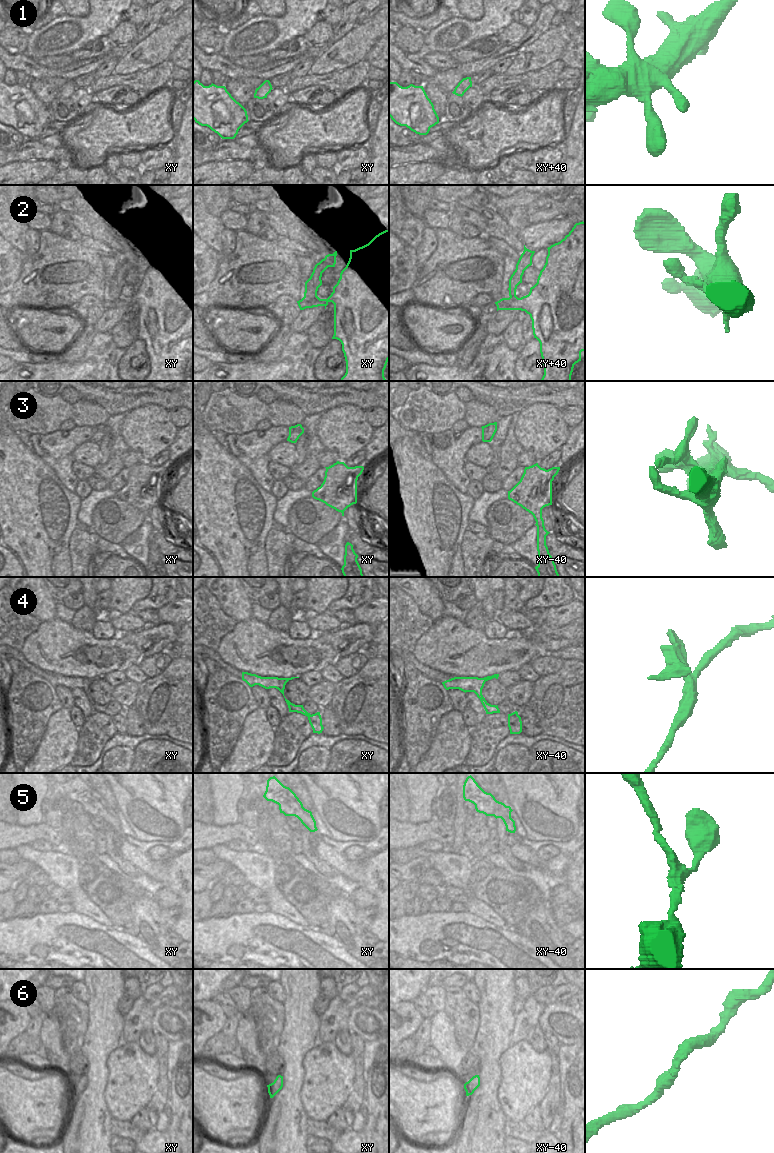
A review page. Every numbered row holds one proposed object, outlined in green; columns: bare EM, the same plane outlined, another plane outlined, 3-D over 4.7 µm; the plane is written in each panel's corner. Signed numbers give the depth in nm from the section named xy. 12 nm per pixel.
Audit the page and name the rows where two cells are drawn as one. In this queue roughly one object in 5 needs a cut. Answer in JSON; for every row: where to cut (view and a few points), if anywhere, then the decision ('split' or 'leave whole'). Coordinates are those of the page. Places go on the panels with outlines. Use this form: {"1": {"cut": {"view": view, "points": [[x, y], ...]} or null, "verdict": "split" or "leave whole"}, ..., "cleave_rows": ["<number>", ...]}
{"1": {"cut": null, "verdict": "leave whole"}, "2": {"cut": null, "verdict": "leave whole"}, "3": {"cut": null, "verdict": "leave whole"}, "4": {"cut": {"view": "xy", "points": [[311, 715], [308, 717]]}, "verdict": "split"}, "5": {"cut": null, "verdict": "leave whole"}, "6": {"cut": null, "verdict": "leave whole"}, "cleave_rows": ["4"]}

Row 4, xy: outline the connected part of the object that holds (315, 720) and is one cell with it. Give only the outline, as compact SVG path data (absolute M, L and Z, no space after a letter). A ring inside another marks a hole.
M317 712L315 714L312 714L308 717L309 723L313 729L313 733L322 733L324 727L322 725L322 718L320 715L320 712Z

